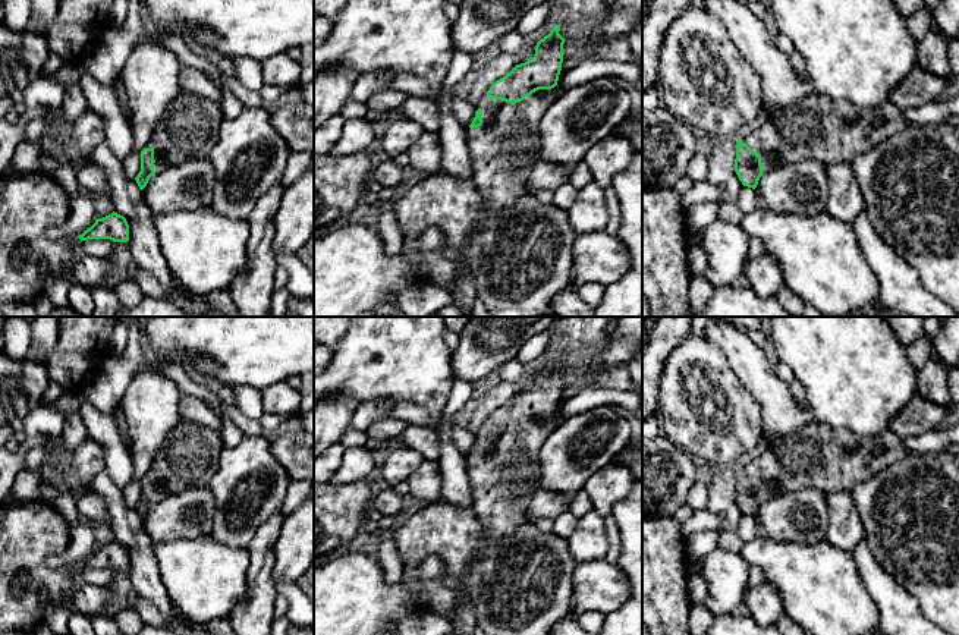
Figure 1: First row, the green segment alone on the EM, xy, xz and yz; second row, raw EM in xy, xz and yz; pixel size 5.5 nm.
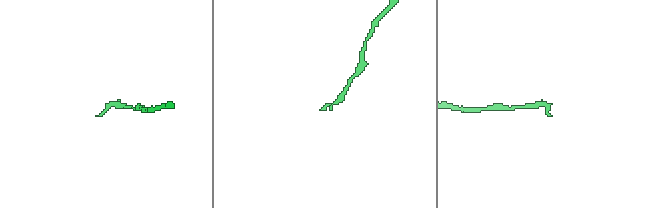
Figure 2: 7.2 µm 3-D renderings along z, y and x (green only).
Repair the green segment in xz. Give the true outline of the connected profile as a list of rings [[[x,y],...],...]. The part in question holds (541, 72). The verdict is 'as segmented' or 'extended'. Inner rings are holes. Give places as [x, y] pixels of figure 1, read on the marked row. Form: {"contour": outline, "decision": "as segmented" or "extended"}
{"contour": [[[562,25],[553,26],[548,35],[535,45],[535,54],[531,60],[516,65],[506,76],[497,79],[475,103],[475,117],[466,128],[468,148],[472,158],[477,192],[482,198],[482,211],[487,216],[503,214],[506,221],[513,217],[519,198],[529,195],[525,180],[537,160],[540,160],[538,126],[548,107],[560,95],[556,88],[563,63],[565,38],[559,34]]], "decision": "extended"}

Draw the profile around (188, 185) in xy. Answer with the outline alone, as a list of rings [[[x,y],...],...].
[[[186,160],[151,176],[142,198],[153,214],[161,214],[207,207],[213,189],[214,169],[210,160]]]

